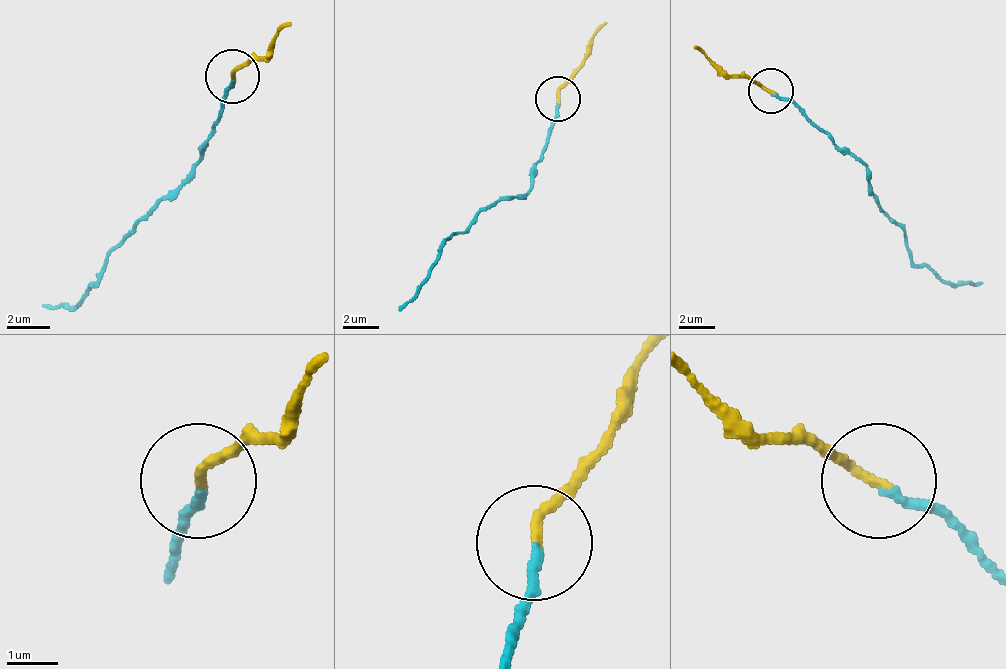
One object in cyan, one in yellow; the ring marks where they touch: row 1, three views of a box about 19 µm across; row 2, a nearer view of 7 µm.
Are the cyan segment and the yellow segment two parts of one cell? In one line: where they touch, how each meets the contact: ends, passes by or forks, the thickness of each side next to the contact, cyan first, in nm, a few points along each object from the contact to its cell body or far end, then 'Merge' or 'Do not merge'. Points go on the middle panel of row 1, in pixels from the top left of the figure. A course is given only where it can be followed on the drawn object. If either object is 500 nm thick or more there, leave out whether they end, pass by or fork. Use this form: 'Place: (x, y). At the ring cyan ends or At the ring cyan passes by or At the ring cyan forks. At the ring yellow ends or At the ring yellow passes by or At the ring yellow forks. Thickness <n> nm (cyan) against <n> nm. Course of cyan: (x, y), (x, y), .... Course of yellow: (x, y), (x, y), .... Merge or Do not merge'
Place: (557, 98). At the ring cyan ends. At the ring yellow ends. Thickness 180 nm (cyan) against 190 nm. Course of cyan: (556, 100), (556, 117), (534, 184), (485, 207), (462, 233), (449, 238), (422, 287), (400, 309). Course of yellow: (556, 100), (587, 46), (605, 24). Do not merge

